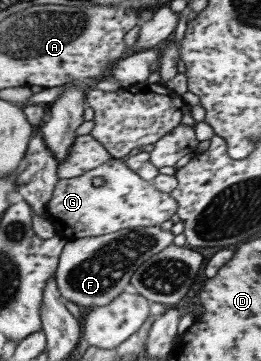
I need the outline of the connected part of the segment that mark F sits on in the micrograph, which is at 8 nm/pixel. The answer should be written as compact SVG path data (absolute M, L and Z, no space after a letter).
M137 227L65 241L54 272L58 296L64 302L72 302L85 310L109 304L129 289L135 269L144 260L171 245L173 237L170 231L163 232L159 227Z

